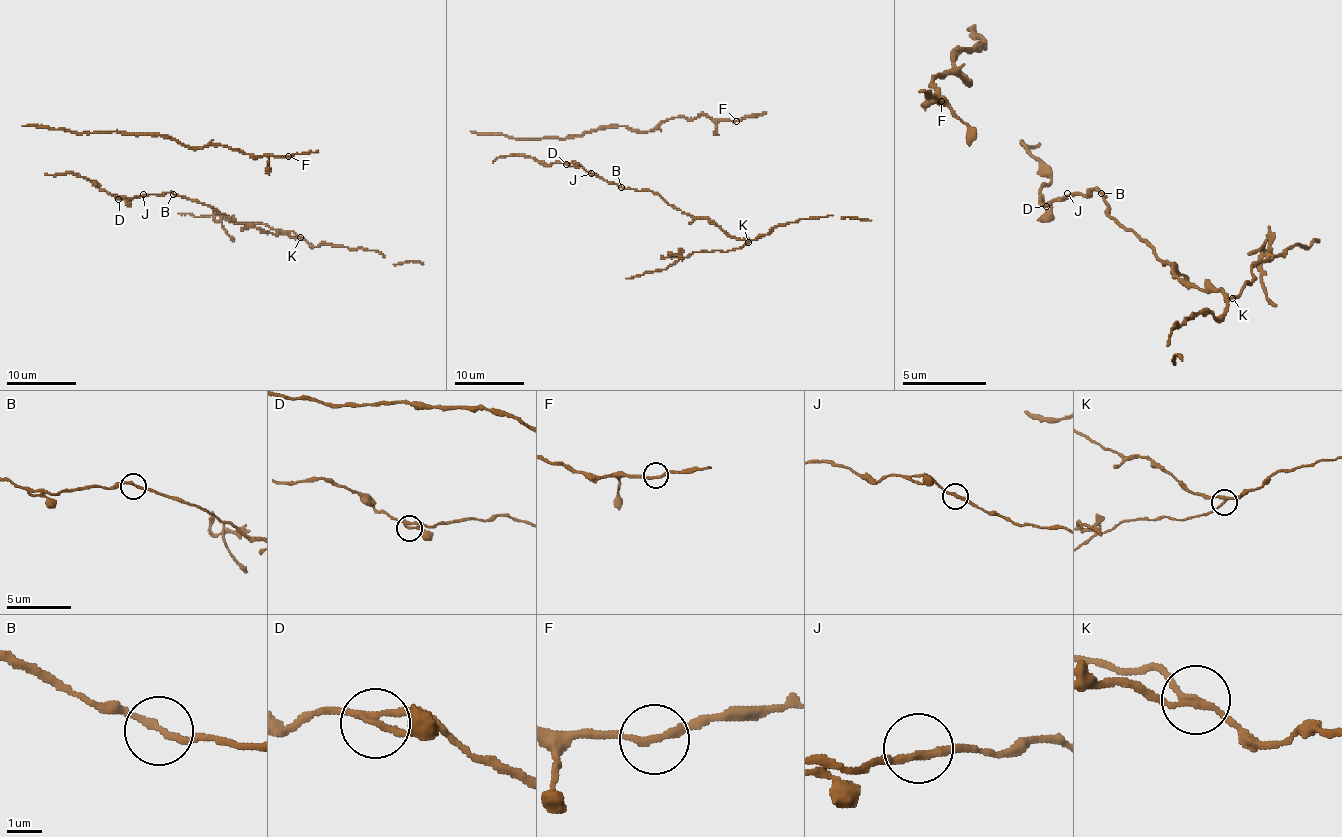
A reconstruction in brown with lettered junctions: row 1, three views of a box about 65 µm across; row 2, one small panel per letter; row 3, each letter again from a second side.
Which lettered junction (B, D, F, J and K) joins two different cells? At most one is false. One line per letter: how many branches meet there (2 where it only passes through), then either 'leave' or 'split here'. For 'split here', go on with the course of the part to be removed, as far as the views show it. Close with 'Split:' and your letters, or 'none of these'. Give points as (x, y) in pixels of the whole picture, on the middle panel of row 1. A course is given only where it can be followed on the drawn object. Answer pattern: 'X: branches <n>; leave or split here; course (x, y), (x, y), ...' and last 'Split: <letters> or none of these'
B: branches 2; leave
D: branches 3; leave
F: branches 2; leave
J: branches 2; leave
K: branches 3; split here; course (748, 241), (740, 248), (692, 252), (664, 269), (645, 271), (626, 278)
Split: K

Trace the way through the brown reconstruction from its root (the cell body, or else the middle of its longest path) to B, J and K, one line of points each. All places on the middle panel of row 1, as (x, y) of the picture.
B: (568, 163), (579, 163), (587, 171), (621, 187)
J: (568, 163), (579, 163), (591, 173)
K: (568, 163), (579, 163), (587, 171), (626, 189), (657, 192), (682, 212), (708, 219), (731, 236), (748, 241)

